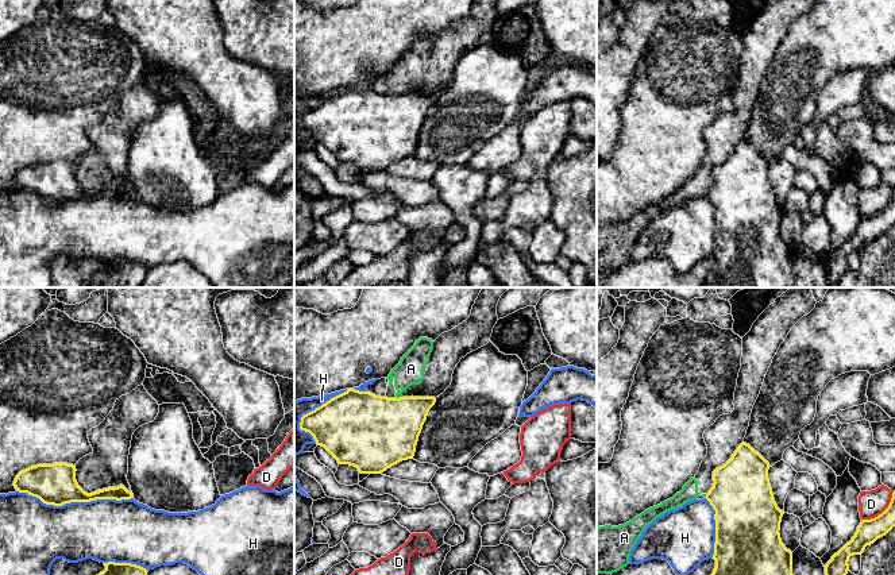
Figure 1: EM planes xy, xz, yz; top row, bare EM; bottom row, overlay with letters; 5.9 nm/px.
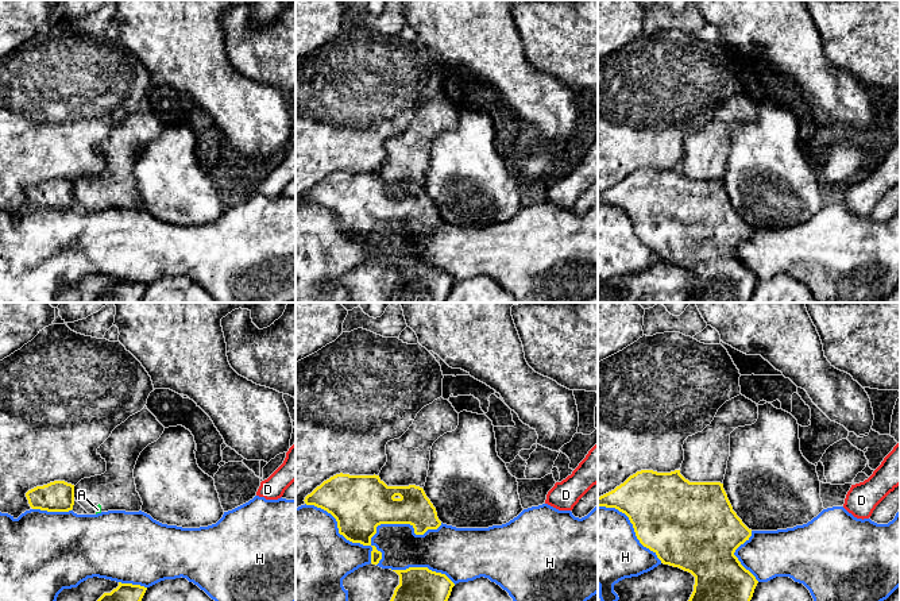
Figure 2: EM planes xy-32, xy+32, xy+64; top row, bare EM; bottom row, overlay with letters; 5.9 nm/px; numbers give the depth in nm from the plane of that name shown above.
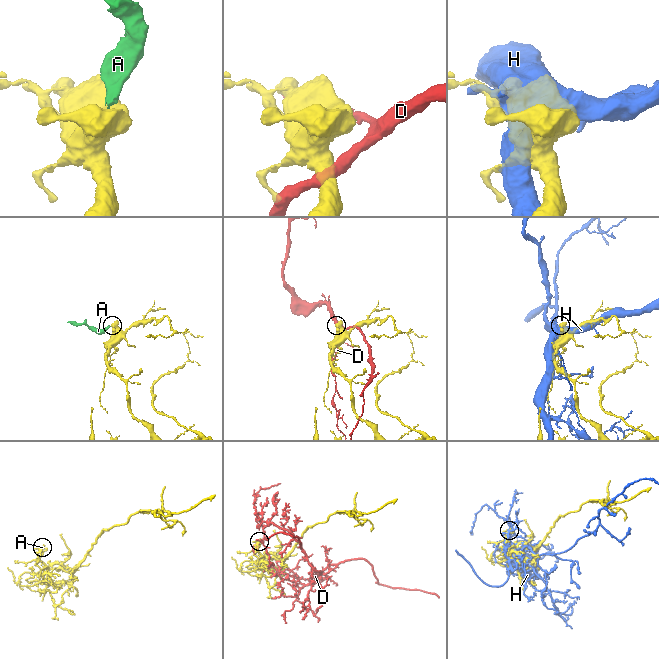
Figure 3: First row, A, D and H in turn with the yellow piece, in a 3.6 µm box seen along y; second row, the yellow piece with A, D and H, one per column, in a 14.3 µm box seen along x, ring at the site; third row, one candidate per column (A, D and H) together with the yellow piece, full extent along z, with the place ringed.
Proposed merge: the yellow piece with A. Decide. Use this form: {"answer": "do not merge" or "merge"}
{"answer": "do not merge"}

